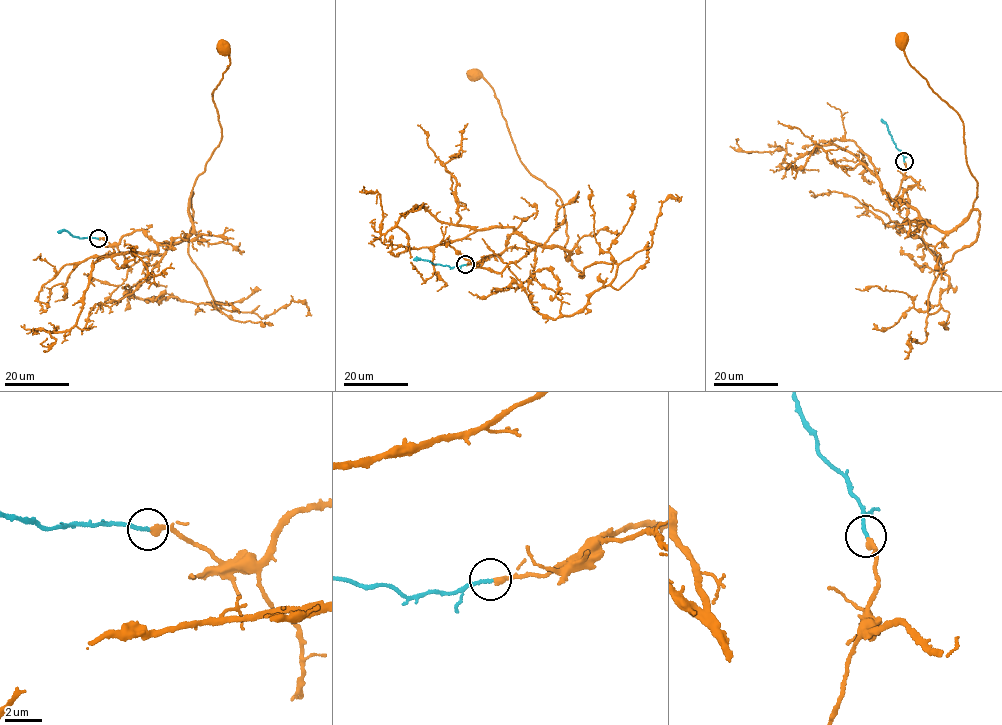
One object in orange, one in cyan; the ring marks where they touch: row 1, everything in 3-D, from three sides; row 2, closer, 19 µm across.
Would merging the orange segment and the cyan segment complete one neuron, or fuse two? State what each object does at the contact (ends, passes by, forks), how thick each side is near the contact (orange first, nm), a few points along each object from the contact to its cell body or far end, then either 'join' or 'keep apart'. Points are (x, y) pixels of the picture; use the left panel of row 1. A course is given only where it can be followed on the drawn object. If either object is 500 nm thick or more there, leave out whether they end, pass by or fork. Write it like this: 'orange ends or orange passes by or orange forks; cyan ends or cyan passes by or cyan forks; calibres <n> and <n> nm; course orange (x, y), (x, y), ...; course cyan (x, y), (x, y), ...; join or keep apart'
orange ends; cyan ends; calibres 320 and 190 nm; course orange (98, 238), (142, 230), (171, 243), (191, 232), (192, 188), (222, 137), (211, 93), (230, 63), (222, 48); course cyan (98, 238), (76, 238), (64, 230), (57, 231); join

